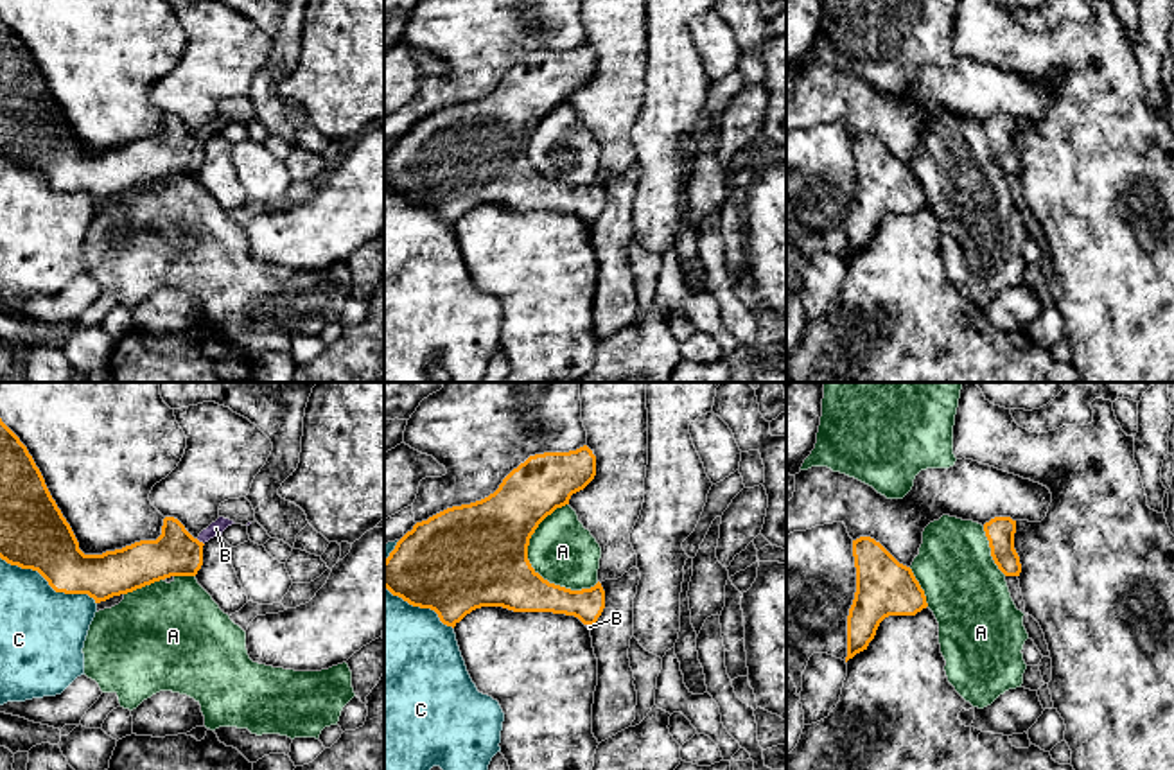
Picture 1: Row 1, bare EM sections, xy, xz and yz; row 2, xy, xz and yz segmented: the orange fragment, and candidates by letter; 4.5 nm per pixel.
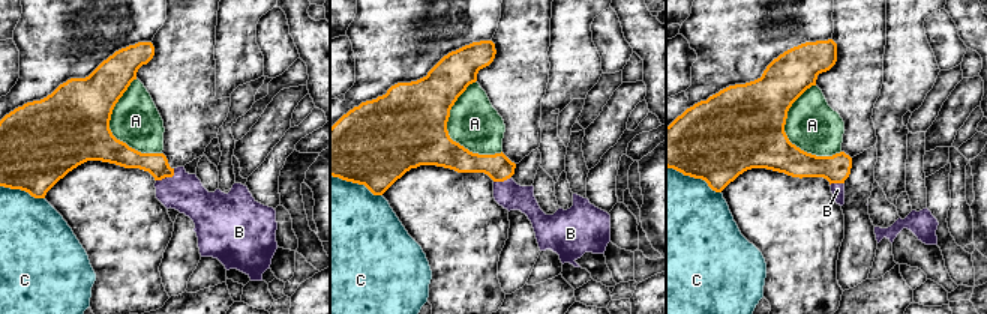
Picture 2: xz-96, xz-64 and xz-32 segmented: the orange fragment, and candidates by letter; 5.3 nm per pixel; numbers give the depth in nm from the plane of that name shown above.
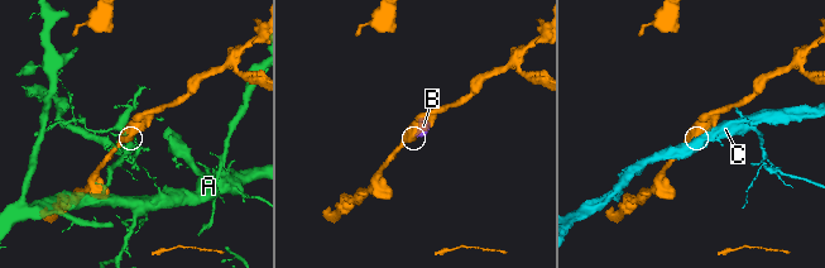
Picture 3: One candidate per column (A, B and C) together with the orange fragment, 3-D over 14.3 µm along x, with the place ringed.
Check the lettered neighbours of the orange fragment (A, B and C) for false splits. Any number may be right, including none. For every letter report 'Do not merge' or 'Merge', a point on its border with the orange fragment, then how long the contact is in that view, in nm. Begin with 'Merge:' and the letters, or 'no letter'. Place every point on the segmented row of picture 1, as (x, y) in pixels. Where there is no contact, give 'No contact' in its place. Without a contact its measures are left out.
Merge: B
A: Do not merge. Touches orange at xz (526, 555). Shared border 400 nm
B: Merge. Touches orange at xy (198, 541). Shared border 50 nm
C: Do not merge. Touches orange at xy (49, 584). Shared border 480 nm

